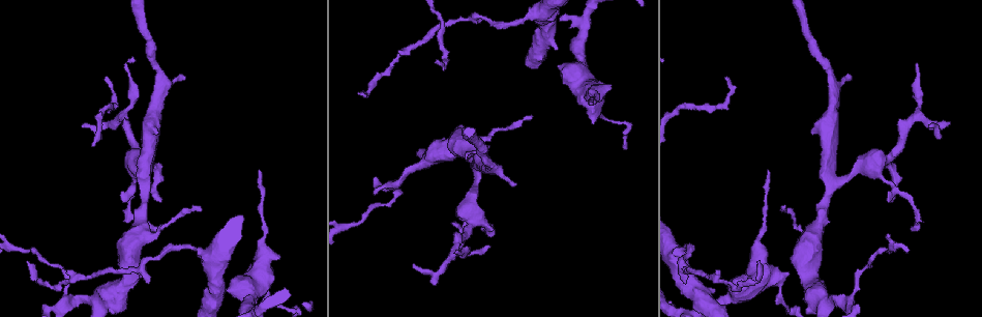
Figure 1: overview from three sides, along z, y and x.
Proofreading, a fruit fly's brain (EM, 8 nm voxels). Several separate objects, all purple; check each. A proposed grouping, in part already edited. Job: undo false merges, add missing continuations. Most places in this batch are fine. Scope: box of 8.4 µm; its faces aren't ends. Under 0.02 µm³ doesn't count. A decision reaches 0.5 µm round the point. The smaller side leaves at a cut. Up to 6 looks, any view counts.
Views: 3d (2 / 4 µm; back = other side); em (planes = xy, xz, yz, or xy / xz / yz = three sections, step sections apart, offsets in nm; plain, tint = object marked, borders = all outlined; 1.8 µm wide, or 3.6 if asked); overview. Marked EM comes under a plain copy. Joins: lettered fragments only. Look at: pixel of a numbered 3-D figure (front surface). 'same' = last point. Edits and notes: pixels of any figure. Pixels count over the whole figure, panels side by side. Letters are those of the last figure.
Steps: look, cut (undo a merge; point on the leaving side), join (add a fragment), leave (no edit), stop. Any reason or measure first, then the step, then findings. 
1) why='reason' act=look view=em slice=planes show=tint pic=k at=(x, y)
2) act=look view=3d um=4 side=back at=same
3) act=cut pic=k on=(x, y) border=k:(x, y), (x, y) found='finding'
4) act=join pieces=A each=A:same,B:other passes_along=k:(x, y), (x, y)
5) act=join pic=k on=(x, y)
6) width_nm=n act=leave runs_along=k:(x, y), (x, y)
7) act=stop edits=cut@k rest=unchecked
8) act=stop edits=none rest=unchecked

why='an open end' act=look view=em slice=planes show=borders pic=1 at=(414, 263)

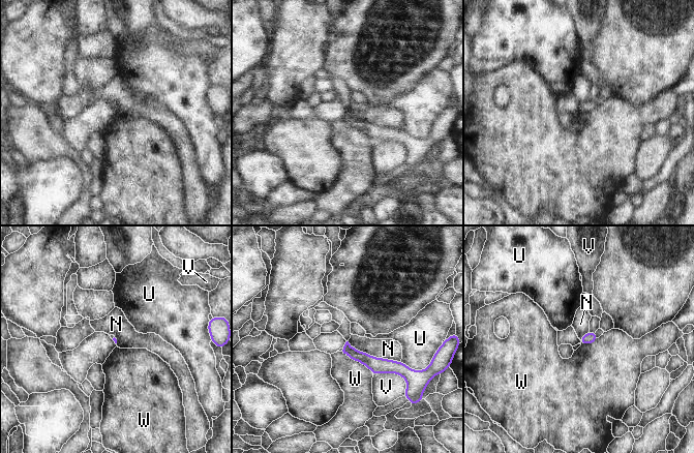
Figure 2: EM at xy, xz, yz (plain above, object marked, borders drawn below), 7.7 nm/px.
act=leave each=N:other,U:other,V:other,W:other border=2:(348, 341), (374, 357), (400, 361) found='none of them fits'

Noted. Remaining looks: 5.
why='tapers out' act=look view=em slice=planes show=tint pic=1 at=(126, 65)

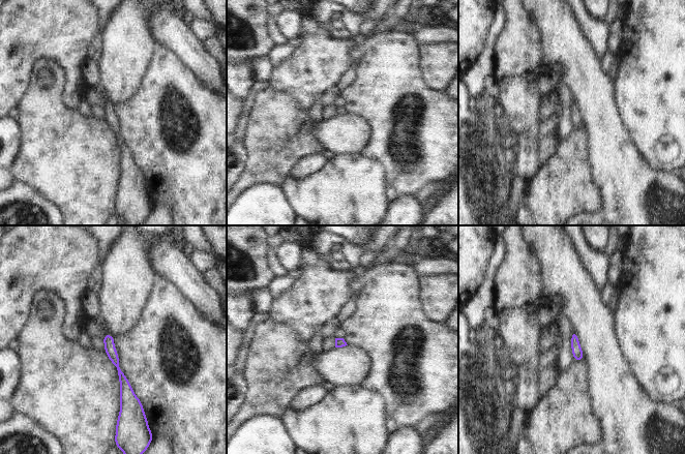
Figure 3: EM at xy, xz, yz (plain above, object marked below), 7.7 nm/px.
why='what lies round it' act=look view=em slice=planes show=borders at=same

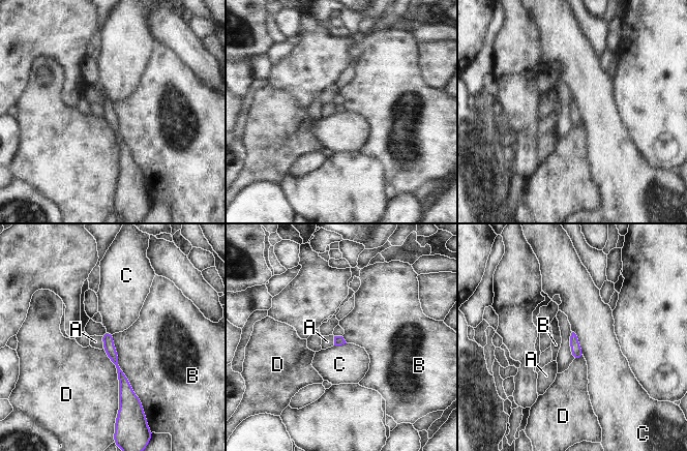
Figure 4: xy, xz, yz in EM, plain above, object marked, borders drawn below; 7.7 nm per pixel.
act=leave each=A:other,B:other,C:other,D:other found='none of them fits'

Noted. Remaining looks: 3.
why='long arm stops here' act=look view=3d um=2 side=back pic=1 at=(26, 261)

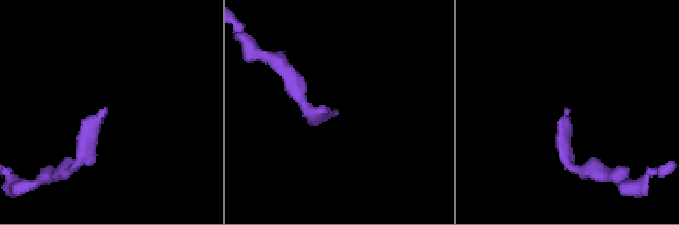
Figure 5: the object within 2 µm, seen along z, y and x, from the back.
why='now the EM' act=look view=em slice=planes show=tint pic=5 at=(567, 109)

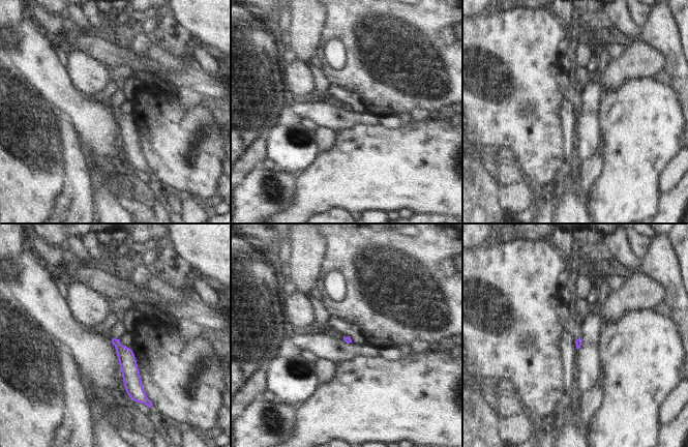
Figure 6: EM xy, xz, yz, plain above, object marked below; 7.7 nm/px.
act=look view=em slice=planes show=borders at=same

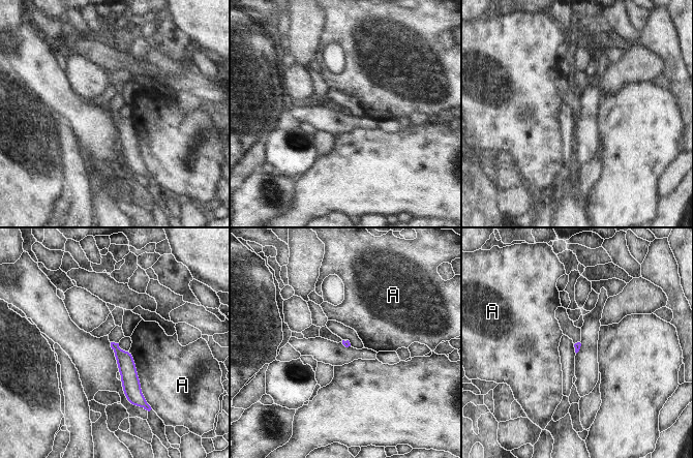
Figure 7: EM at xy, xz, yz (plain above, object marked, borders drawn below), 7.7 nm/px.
act=leave each=A:other found='none of them fits'

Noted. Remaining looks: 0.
act=stop edits=none rest=unchecked

